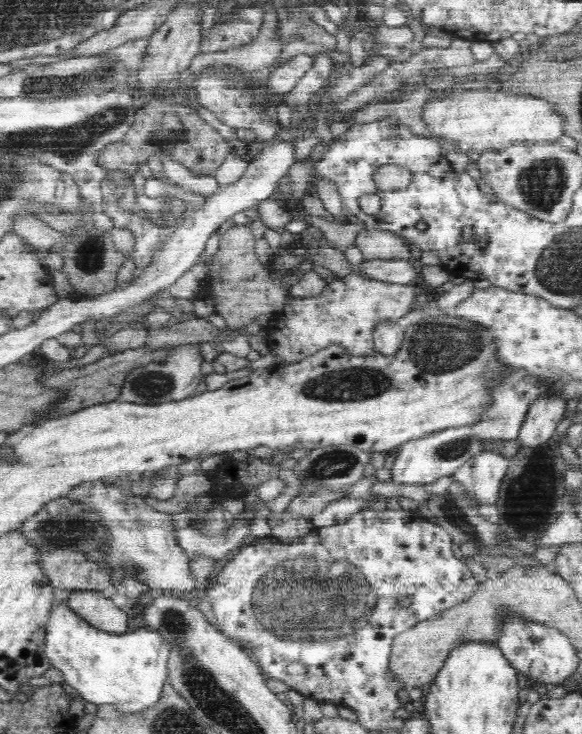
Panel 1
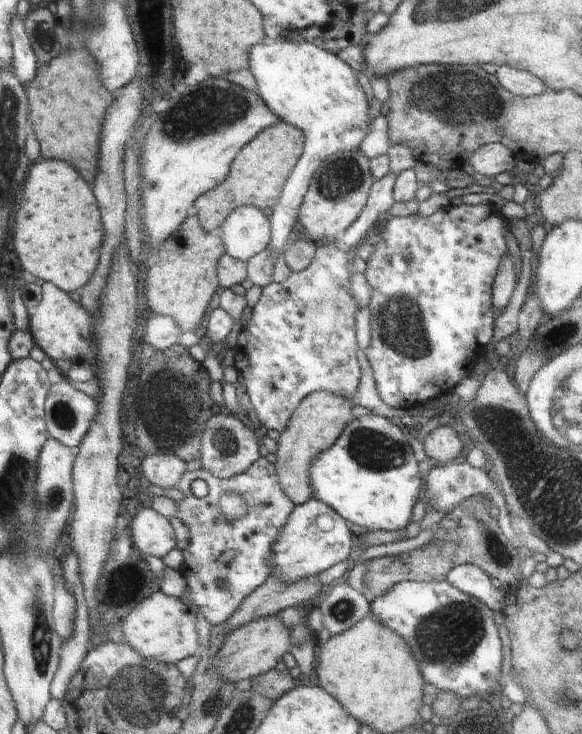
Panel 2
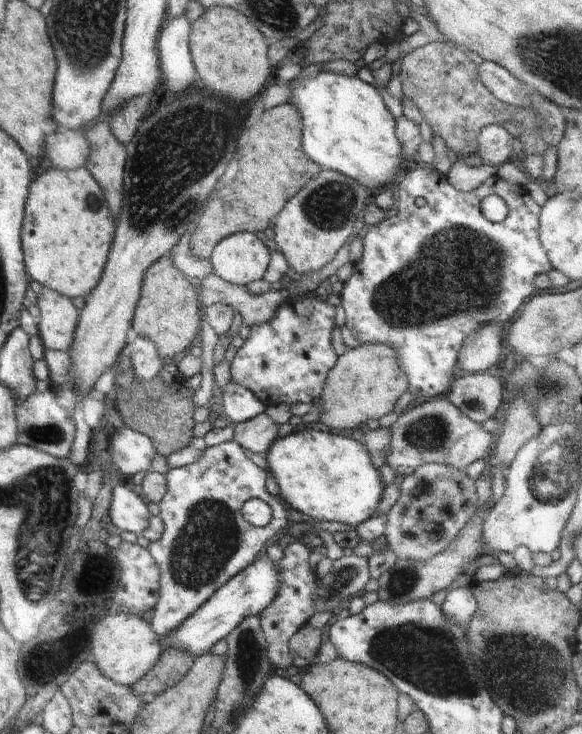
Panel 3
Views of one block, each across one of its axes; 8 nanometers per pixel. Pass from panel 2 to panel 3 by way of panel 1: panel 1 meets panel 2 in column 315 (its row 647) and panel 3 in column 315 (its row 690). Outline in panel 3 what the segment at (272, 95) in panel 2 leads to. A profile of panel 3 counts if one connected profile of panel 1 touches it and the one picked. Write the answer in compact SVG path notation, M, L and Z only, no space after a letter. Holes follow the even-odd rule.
M320 71L313 78L295 78L294 91L292 92L292 97L290 103L292 103L300 112L301 117L303 118L303 132L302 132L302 143L303 151L307 154L308 158L311 158L315 163L323 169L330 169L333 171L341 172L342 174L348 175L350 178L356 179L366 190L372 191L373 193L380 192L380 186L382 184L390 184L394 180L394 176L398 174L400 166L402 166L402 155L403 155L403 146L401 145L400 138L396 134L397 124L395 118L392 116L392 113L386 108L384 100L380 98L378 94L378 89L374 88L374 85L364 84L362 80L358 80L358 77L348 77L336 75L330 72Z

